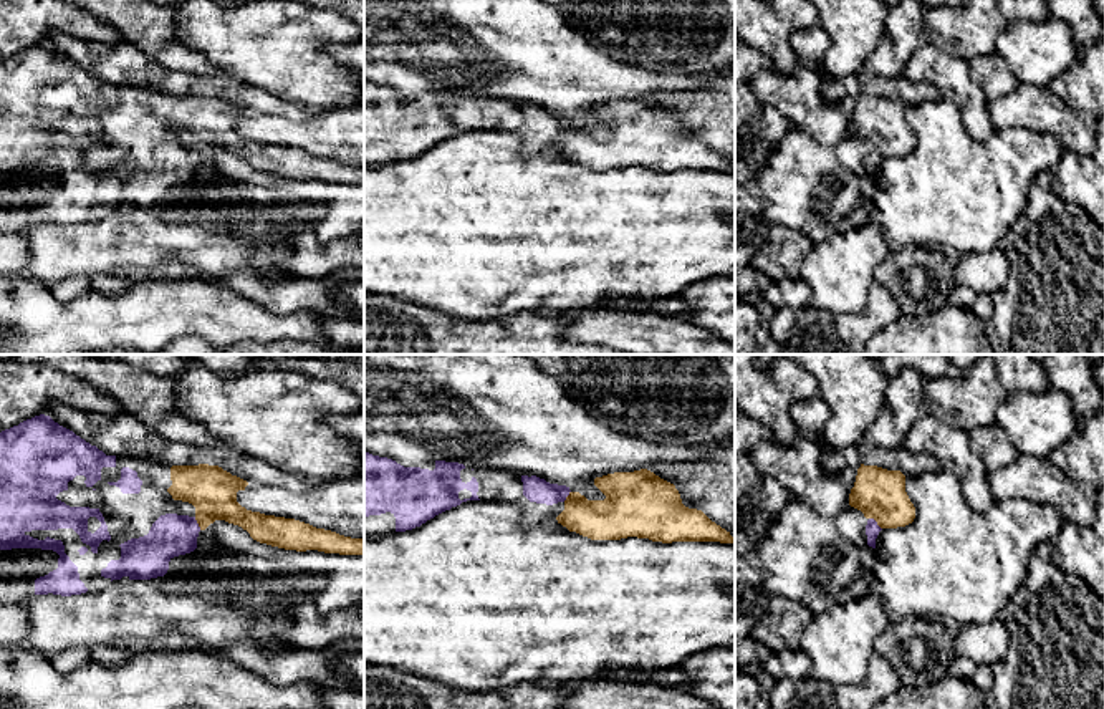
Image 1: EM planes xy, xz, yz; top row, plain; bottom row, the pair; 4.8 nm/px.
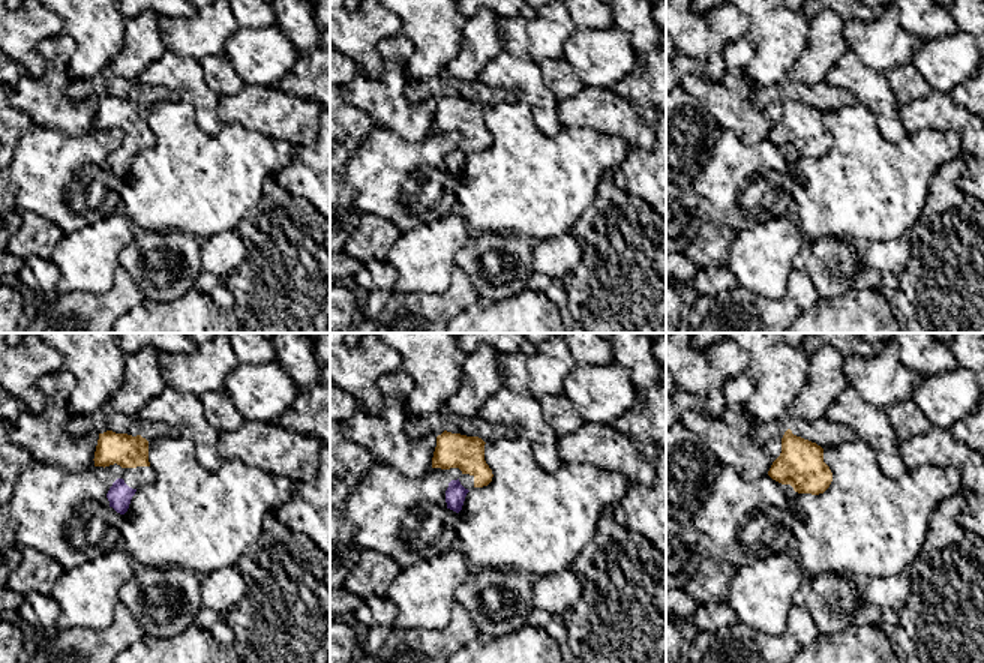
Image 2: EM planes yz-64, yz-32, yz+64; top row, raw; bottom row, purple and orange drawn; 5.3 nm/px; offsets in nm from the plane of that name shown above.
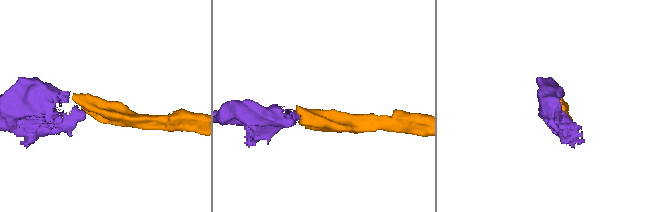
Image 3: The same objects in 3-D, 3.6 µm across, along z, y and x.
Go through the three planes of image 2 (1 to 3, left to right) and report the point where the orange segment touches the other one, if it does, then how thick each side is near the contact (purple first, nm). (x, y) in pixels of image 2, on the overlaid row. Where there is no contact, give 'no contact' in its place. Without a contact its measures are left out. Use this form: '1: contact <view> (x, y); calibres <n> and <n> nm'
1: no contact
2: no contact
3: no contact

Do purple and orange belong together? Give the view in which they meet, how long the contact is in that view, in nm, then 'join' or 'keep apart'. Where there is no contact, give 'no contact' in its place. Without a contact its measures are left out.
yz | 90 nm | join

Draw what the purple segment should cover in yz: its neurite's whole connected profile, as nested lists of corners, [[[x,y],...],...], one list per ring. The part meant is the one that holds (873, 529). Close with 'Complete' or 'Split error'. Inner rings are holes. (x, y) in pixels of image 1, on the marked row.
[[[861,464],[849,505],[867,518],[866,535],[872,548],[882,528],[905,527],[915,518],[915,507],[905,492],[905,475],[877,465]]]. Split error

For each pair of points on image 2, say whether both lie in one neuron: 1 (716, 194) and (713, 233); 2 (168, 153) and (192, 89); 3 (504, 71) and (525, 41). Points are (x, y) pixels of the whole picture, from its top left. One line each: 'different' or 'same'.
1: different
2: different
3: different

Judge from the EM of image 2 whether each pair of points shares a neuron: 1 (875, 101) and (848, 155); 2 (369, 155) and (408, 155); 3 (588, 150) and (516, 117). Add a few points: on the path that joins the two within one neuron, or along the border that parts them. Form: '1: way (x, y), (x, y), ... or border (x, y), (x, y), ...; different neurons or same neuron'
1: border (858, 102), (873, 114), (878, 129), (888, 140); different neurons
2: way (378, 155), (399, 155); same neuron
3: way (570, 150), (546, 150), (531, 135); same neuron

